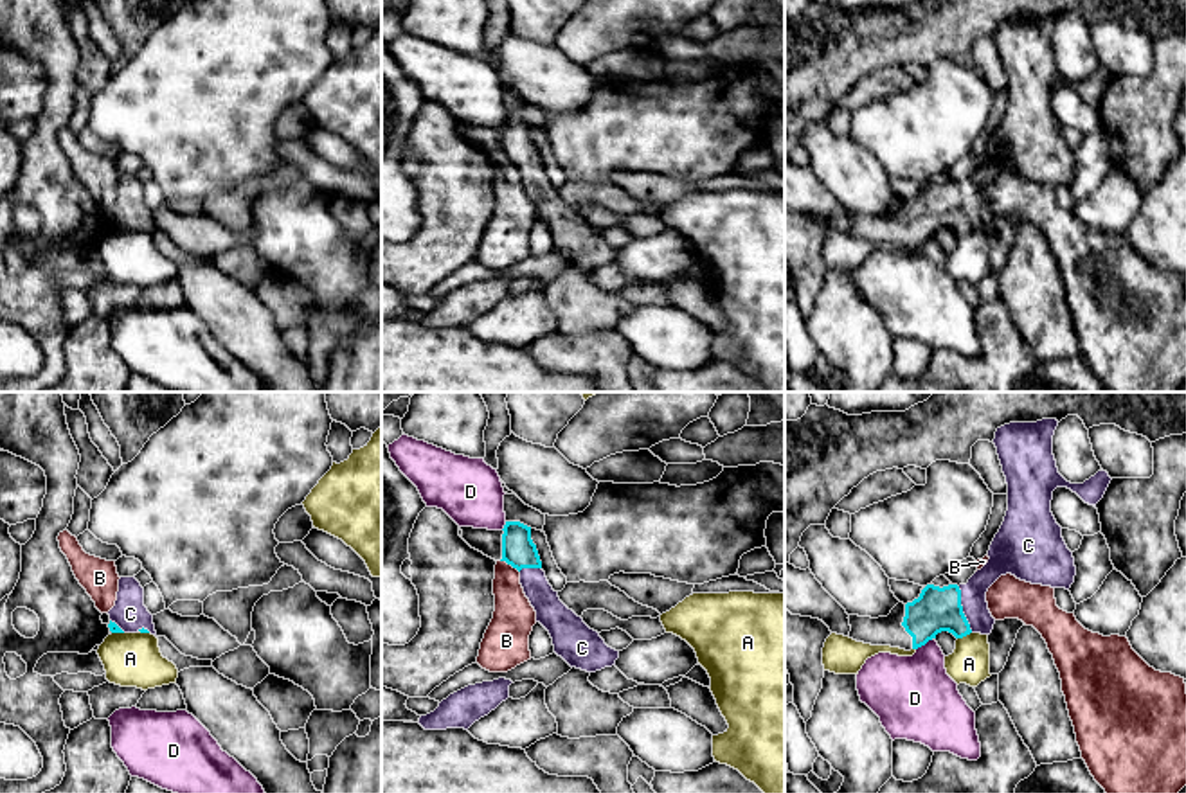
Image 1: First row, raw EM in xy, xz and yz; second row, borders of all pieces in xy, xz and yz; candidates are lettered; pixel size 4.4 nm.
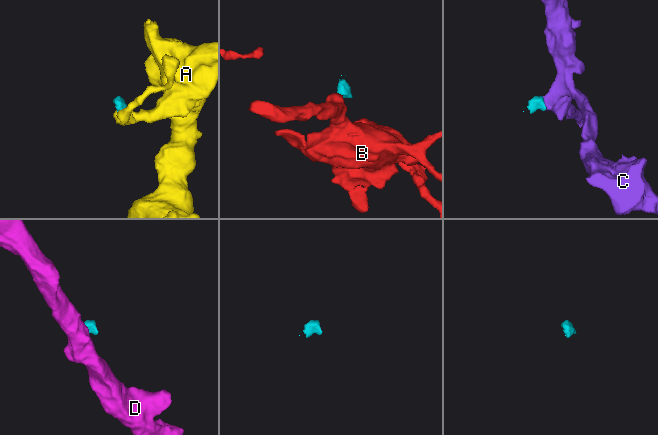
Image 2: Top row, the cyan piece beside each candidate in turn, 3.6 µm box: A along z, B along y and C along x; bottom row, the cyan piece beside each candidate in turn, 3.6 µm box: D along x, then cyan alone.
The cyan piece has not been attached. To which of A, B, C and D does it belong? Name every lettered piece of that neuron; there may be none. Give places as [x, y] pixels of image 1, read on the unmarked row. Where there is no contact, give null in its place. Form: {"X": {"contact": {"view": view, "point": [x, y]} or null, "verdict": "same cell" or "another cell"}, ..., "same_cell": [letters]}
{"A": {"contact": {"view": "yz", "point": [963, 232]}, "verdict": "another cell"}, "B": {"contact": {"view": "xz", "point": [510, 160]}, "verdict": "another cell"}, "C": {"contact": {"view": "yz", "point": [961, 207]}, "verdict": "same cell"}, "D": {"contact": {"view": "yz", "point": [924, 241]}, "verdict": "another cell"}, "same_cell": ["C"]}

